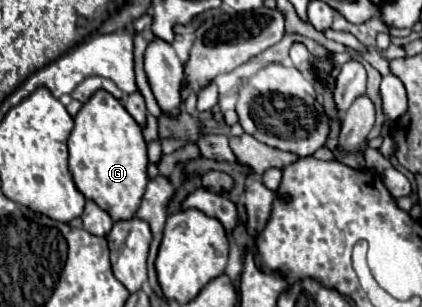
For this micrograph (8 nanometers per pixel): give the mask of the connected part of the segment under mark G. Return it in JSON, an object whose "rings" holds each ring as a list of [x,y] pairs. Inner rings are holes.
{"rings":[[[95,91],[87,103],[83,103],[81,111],[75,117],[75,127],[69,137],[69,171],[73,175],[73,181],[77,189],[87,197],[93,199],[99,207],[103,207],[113,221],[119,219],[131,219],[135,215],[143,191],[147,187],[147,145],[143,139],[143,131],[139,123],[127,113],[123,103],[115,99],[109,91]]]}

